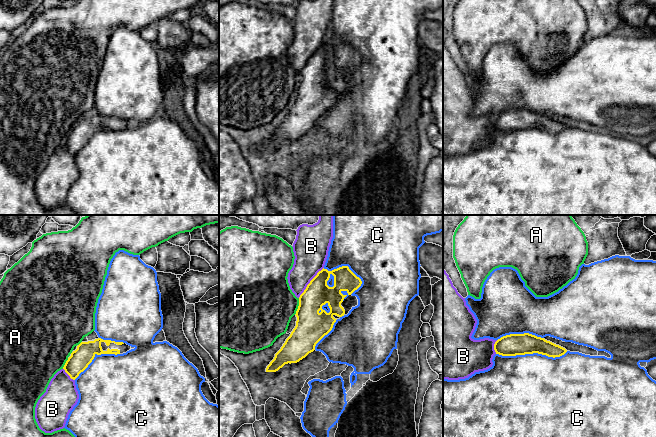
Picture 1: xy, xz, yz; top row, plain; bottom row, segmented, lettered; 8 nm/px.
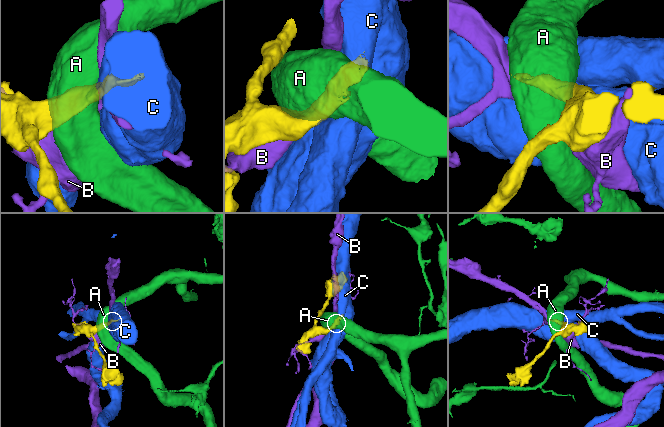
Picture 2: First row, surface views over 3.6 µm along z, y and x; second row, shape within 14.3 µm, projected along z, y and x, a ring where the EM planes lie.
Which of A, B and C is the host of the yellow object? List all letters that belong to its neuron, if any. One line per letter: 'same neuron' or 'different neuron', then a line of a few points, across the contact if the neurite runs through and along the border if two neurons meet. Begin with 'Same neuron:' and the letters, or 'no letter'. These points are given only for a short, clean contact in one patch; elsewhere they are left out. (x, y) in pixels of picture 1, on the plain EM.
Same neuron: no letter
A: different neuron
B: different neuron
C: different neuron

